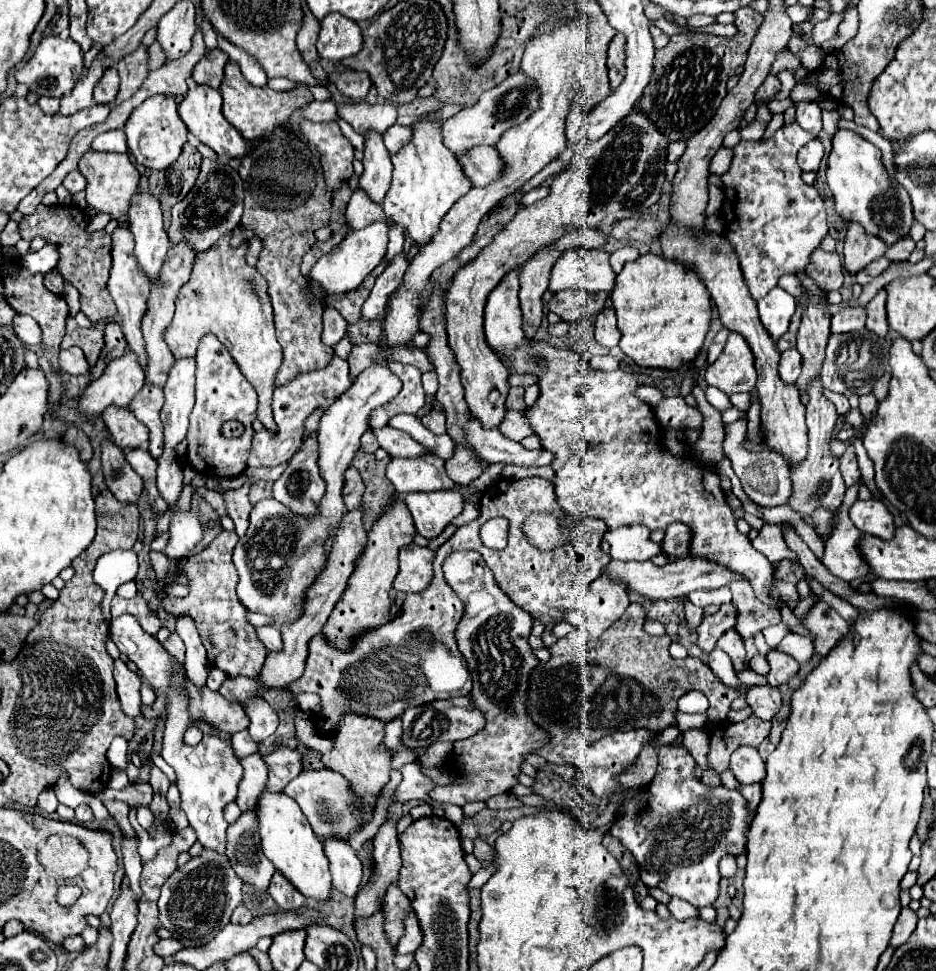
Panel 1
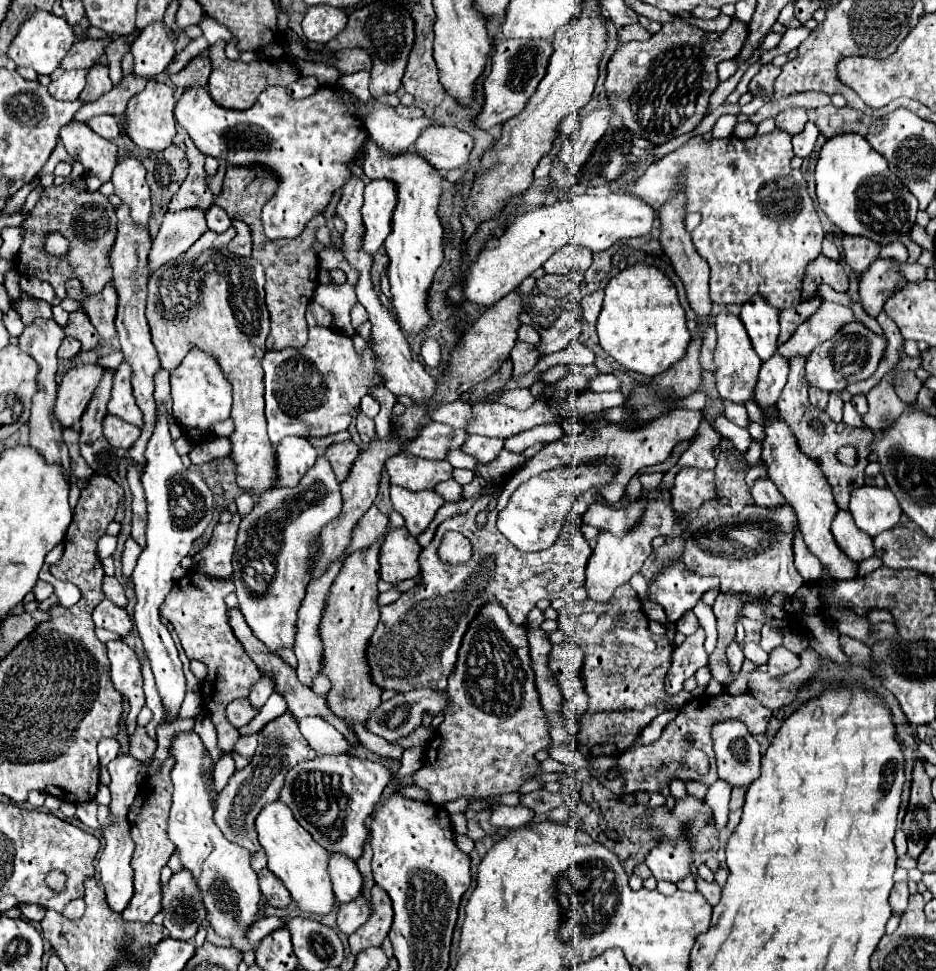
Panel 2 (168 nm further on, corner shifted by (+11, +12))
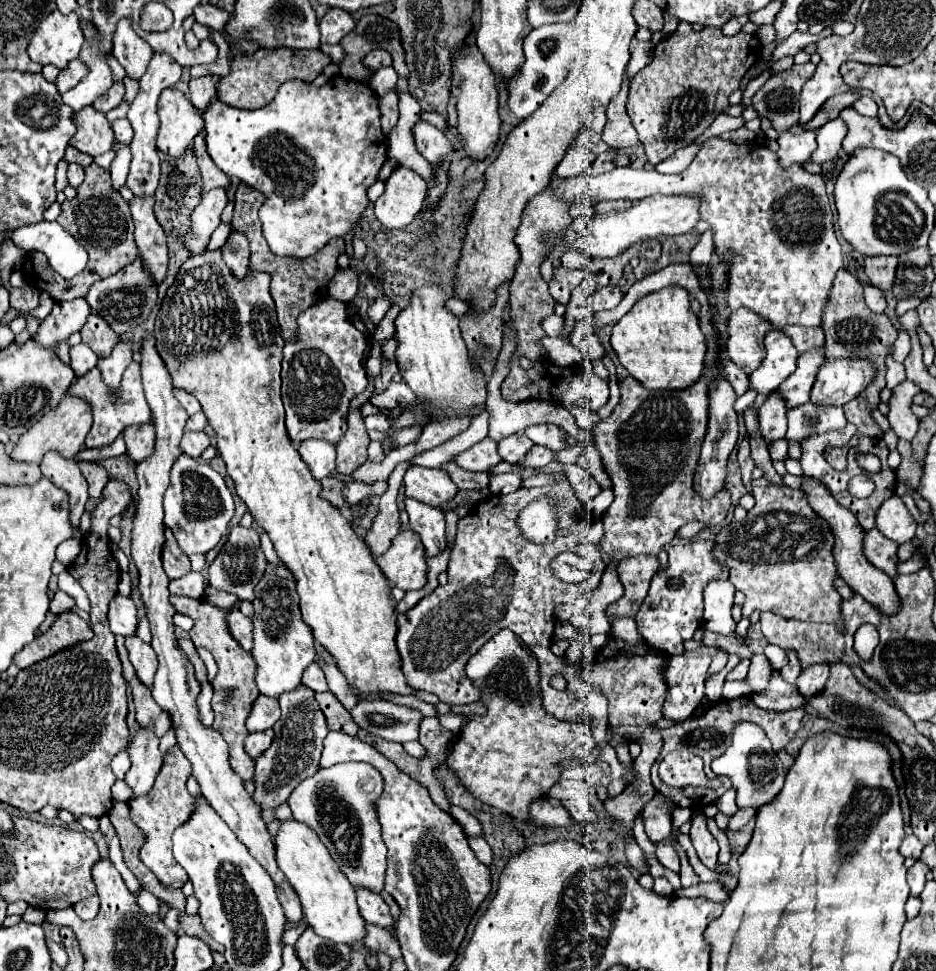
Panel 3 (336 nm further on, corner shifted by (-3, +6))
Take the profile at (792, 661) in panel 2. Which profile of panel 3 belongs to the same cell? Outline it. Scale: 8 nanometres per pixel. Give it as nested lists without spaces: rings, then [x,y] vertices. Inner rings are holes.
[[[813,665],[805,671],[801,671],[797,679],[797,689],[803,693],[803,697],[815,697],[815,693],[821,693],[827,685],[829,667],[827,665]]]

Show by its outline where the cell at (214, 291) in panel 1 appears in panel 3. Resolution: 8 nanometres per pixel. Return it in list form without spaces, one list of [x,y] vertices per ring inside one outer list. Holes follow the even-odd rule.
[[[203,251],[199,255],[193,255],[187,265],[183,263],[179,269],[179,275],[175,279],[175,283],[169,287],[161,309],[157,313],[157,321],[155,321],[155,345],[157,345],[157,353],[163,357],[171,379],[173,379],[173,387],[183,389],[191,395],[197,397],[197,401],[201,403],[201,409],[209,421],[209,425],[215,429],[217,435],[217,449],[219,455],[223,457],[225,465],[227,465],[227,473],[229,477],[235,481],[235,491],[237,495],[243,499],[243,503],[247,505],[249,513],[253,515],[253,519],[257,521],[257,525],[269,535],[269,539],[273,541],[273,547],[279,555],[279,559],[283,561],[285,567],[289,567],[289,571],[295,577],[297,583],[297,593],[299,593],[299,609],[303,615],[303,621],[311,627],[315,641],[333,657],[335,665],[341,669],[341,673],[345,675],[347,683],[353,685],[355,689],[359,689],[359,693],[367,699],[367,701],[375,701],[381,699],[383,695],[415,695],[417,689],[411,689],[411,685],[407,685],[403,671],[401,671],[401,661],[399,661],[399,651],[395,645],[395,635],[397,635],[397,611],[395,611],[395,601],[391,595],[391,581],[381,573],[379,565],[375,563],[367,543],[363,539],[357,537],[357,533],[353,531],[351,523],[347,521],[347,517],[343,515],[343,511],[335,509],[329,501],[325,501],[321,497],[321,481],[317,481],[315,477],[311,477],[311,471],[307,469],[305,461],[301,461],[295,443],[287,437],[287,429],[285,429],[285,411],[283,411],[283,403],[281,403],[281,349],[283,349],[283,337],[281,337],[281,329],[277,323],[277,315],[275,315],[275,305],[273,299],[269,295],[269,275],[267,273],[255,273],[255,277],[245,277],[243,281],[235,281],[235,277],[229,273],[227,265],[221,261],[221,251]]]

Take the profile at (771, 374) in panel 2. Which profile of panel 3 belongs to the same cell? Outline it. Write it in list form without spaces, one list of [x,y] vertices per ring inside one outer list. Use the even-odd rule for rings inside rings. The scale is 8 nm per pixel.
[[[777,391],[767,397],[765,405],[759,411],[759,431],[763,433],[767,445],[783,439],[787,433],[787,407]]]

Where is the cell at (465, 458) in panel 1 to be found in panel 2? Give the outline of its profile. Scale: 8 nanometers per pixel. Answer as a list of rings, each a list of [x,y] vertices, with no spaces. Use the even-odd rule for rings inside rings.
[[[469,435],[469,439],[465,439],[465,447],[461,451],[471,455],[473,459],[477,459],[479,463],[489,463],[497,457],[497,453],[501,449],[503,449],[503,439],[499,439],[499,437]]]

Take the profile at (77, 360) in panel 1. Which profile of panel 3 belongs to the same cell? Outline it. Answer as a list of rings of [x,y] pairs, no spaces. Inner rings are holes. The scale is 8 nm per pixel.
[[[79,343],[79,345],[71,347],[71,369],[75,371],[77,377],[91,371],[97,365],[97,359],[99,357],[85,343]]]

